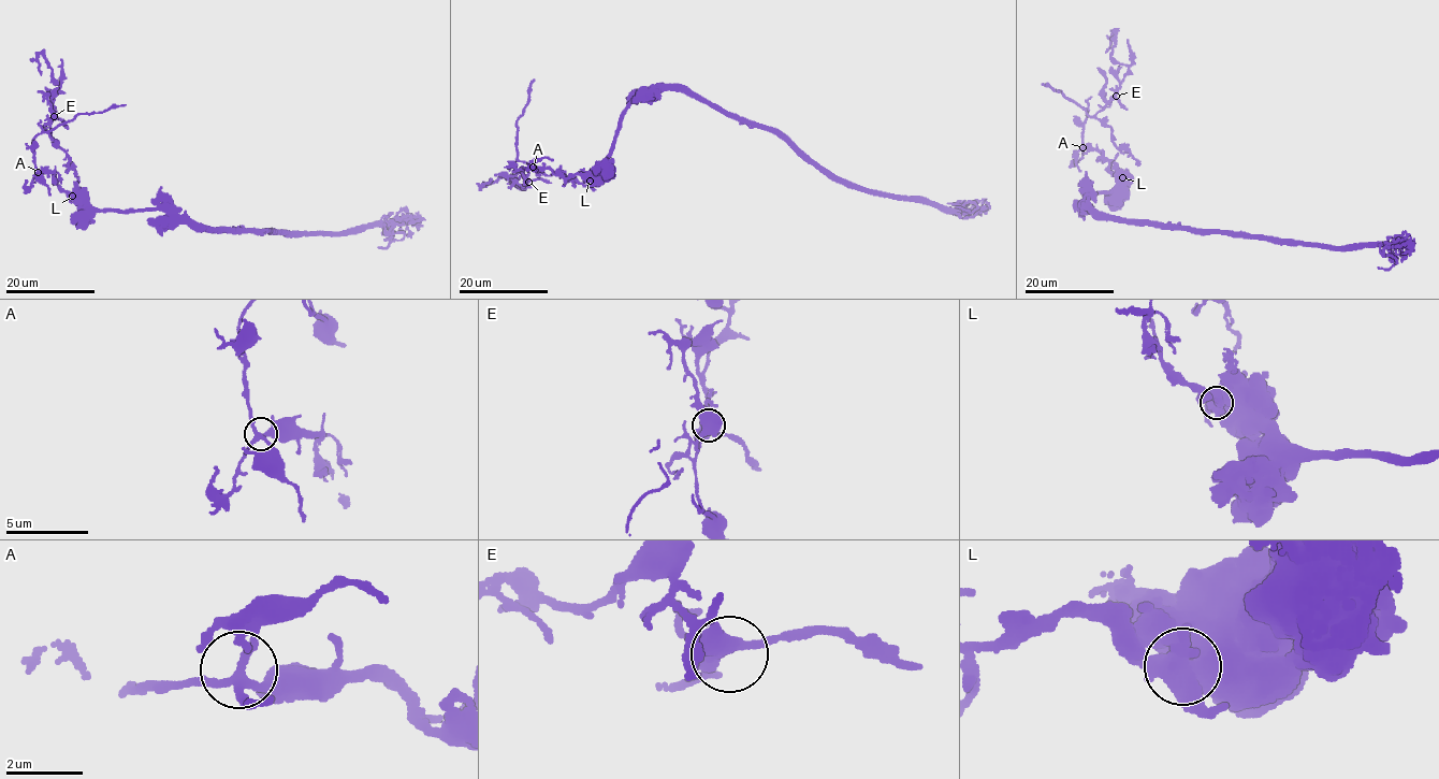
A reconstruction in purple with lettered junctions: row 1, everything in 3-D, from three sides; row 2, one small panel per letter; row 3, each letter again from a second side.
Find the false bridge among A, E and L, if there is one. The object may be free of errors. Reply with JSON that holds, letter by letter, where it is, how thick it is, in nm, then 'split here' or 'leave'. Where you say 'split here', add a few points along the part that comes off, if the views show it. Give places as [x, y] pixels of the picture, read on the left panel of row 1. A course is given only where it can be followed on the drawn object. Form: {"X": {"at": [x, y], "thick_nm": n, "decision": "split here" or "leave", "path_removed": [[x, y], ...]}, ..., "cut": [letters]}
{"A": {"at": [38, 172], "thick_nm": 220, "decision": "leave"}, "E": {"at": [54, 116], "thick_nm": 380, "decision": "leave"}, "L": {"at": [72, 196], "thick_nm": 700, "decision": "split here", "path_removed": [[72, 197], [53, 172], [37, 169], [32, 140], [45, 131], [52, 139], [60, 87], [41, 54], [41, 75]]}, "cut": ["L"]}

